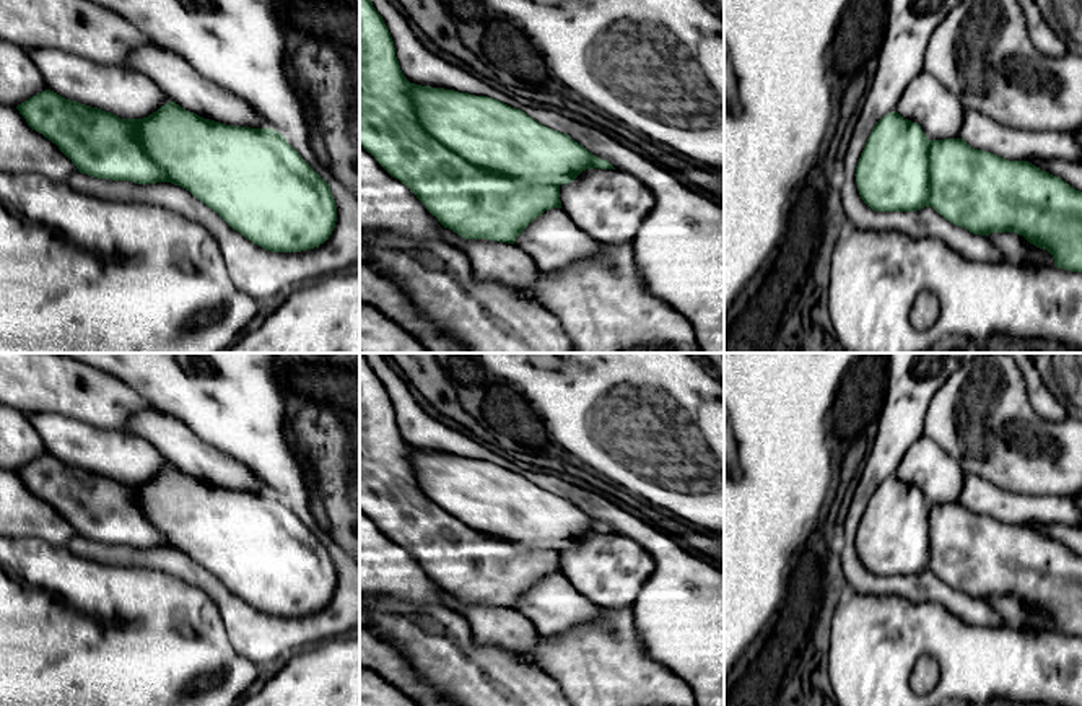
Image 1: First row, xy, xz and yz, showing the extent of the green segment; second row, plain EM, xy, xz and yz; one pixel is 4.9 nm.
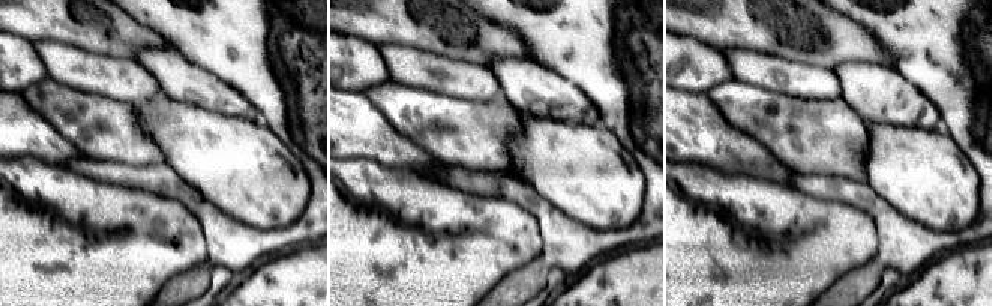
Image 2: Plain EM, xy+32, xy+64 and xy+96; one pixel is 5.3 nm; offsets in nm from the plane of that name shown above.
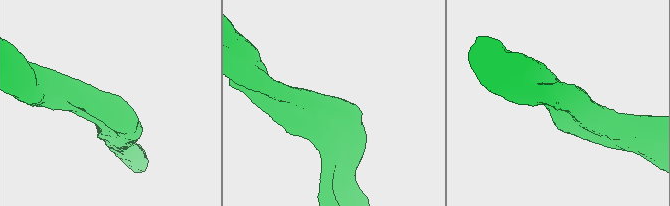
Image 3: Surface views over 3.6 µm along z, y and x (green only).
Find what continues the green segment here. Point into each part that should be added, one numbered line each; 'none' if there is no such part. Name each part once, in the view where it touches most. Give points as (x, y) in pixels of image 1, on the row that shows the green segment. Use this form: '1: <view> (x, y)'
none

